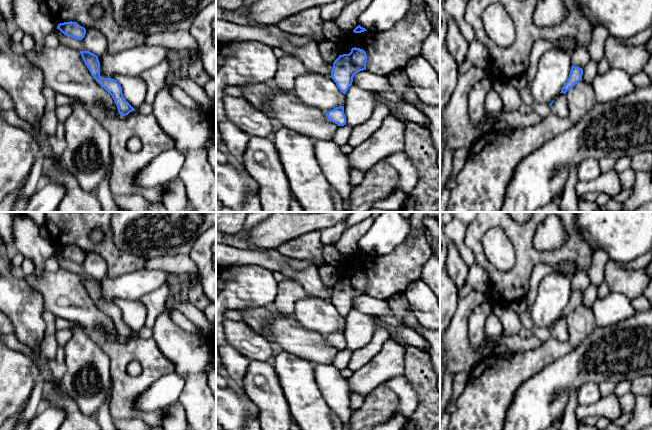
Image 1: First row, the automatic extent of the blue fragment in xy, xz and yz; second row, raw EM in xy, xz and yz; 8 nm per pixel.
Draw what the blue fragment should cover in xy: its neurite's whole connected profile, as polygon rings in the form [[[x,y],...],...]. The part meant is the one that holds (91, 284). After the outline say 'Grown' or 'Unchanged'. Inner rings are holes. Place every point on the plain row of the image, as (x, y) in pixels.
[[[80,275],[83,285],[93,302],[112,320],[118,336],[126,340],[135,333],[125,324],[122,312],[115,303],[100,300],[100,286],[98,280],[89,275]]]. Unchanged

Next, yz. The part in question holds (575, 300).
[[[572,289],[569,302],[560,317],[566,318],[569,313],[573,312],[579,305],[582,304],[582,299],[583,293]]]. Unchanged

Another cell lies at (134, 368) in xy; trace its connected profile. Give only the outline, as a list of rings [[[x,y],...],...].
[[[132,361],[132,362],[130,362],[128,364],[128,366],[127,366],[127,373],[130,376],[135,377],[135,376],[139,375],[141,372],[142,372],[142,367],[141,367],[139,362]]]

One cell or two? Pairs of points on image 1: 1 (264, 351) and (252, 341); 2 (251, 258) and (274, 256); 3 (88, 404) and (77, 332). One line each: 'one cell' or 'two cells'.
1: one cell
2: one cell
3: one cell

